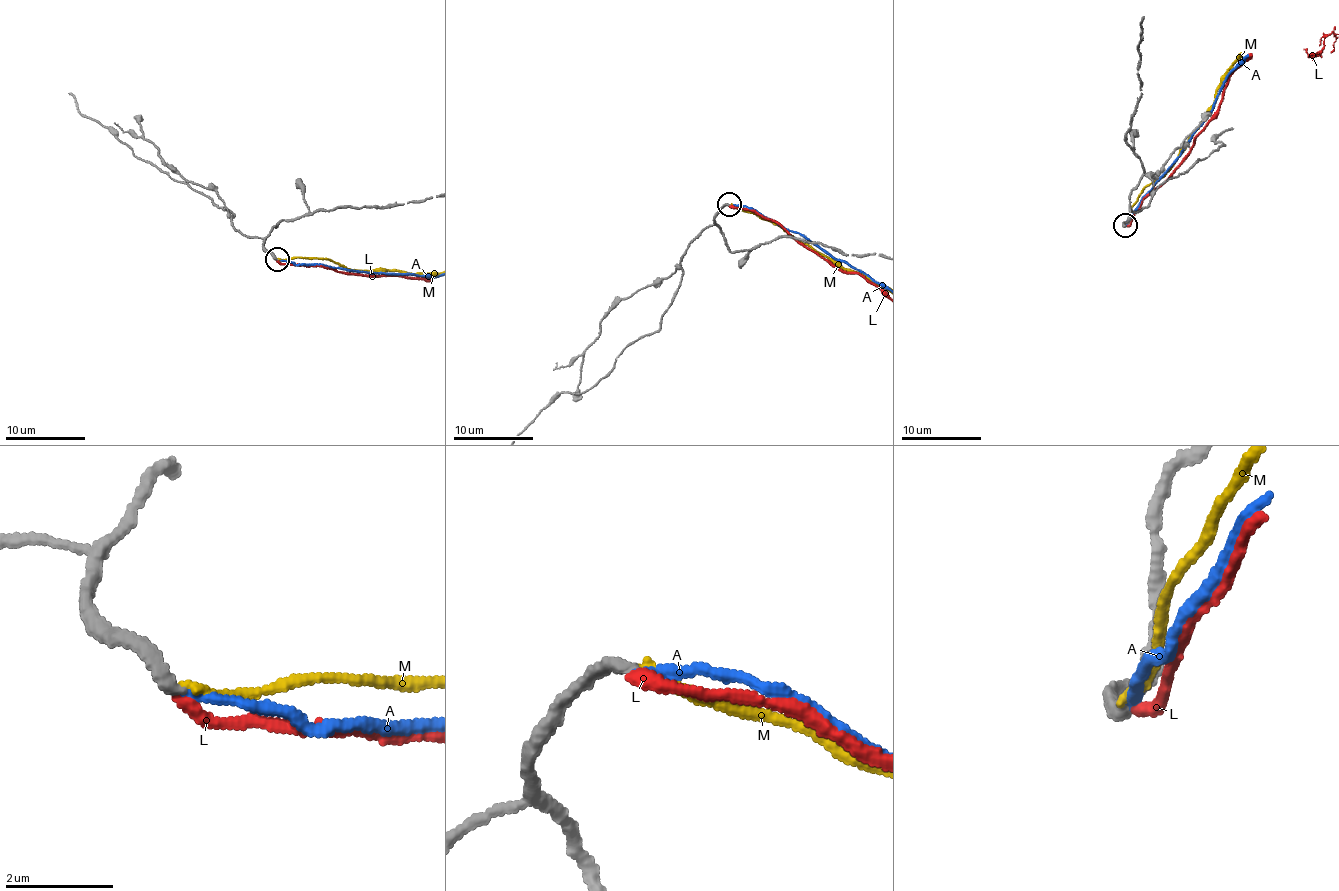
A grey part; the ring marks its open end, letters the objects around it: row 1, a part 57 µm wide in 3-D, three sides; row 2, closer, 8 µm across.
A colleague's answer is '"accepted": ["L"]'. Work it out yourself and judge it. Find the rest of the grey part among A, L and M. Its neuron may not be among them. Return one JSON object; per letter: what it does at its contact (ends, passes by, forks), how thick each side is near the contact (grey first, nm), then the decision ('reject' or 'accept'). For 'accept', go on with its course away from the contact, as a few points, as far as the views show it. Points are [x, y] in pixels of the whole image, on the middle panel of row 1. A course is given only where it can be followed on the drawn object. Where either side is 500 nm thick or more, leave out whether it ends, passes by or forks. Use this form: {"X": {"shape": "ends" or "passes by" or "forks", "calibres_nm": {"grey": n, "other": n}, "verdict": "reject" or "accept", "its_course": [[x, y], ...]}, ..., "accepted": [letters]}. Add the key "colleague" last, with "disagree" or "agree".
{"A": {"shape": "ends", "calibres_nm": {"grey": 240, "other": 180}, "verdict": "reject"}, "L": {"shape": "ends", "calibres_nm": {"grey": 240, "other": 240}, "verdict": "accept"}, "M": {"shape": "ends", "calibres_nm": {"grey": 260, "other": 160}, "verdict": "reject"}, "accepted": ["L"], "colleague": "agree"}

